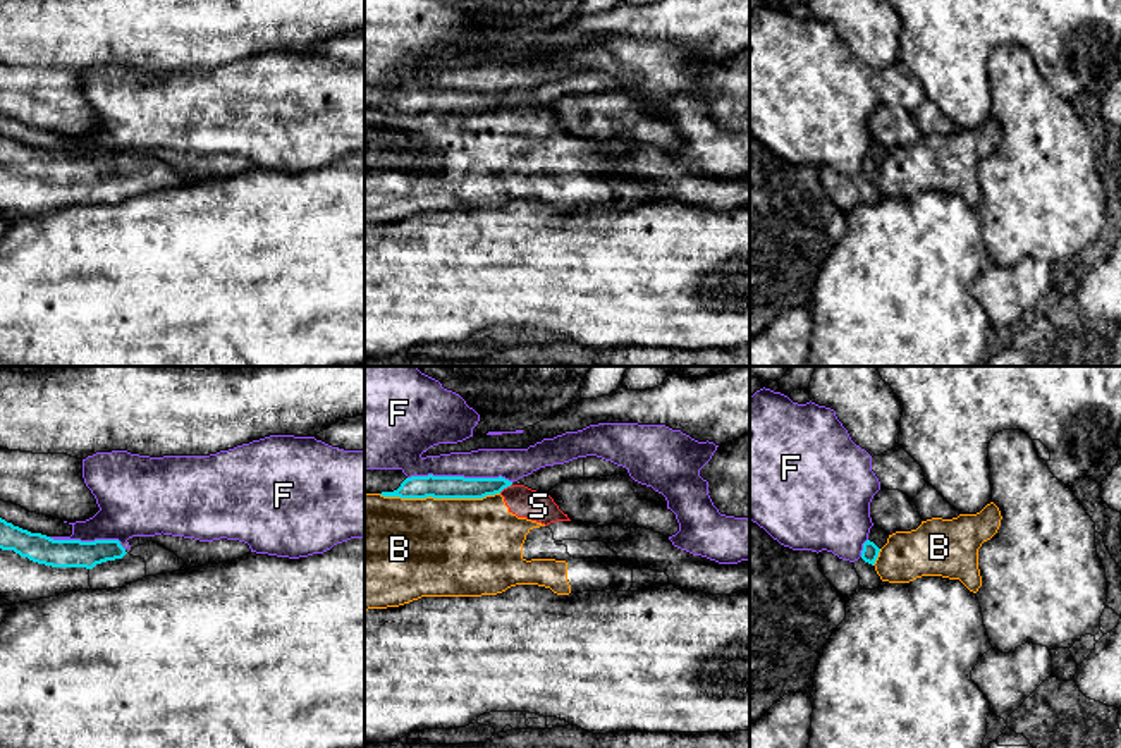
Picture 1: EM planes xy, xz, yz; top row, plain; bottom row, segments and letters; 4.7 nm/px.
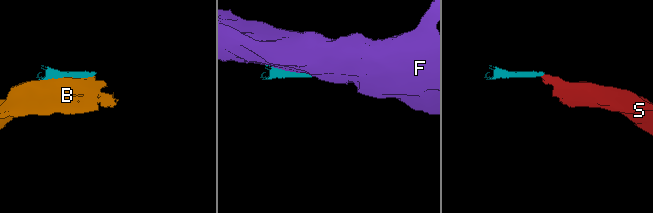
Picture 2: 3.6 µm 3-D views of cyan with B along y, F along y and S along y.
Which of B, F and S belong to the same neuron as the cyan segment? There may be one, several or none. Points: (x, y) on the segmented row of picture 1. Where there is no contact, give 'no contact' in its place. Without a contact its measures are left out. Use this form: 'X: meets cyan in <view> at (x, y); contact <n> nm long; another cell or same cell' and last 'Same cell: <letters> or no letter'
B: meets cyan in xz at (439, 497); contact 550 nm long; another cell
F: meets cyan in xz at (459, 477); contact 480 nm long; another cell
S: meets cyan in xz at (504, 487); contact 80 nm long; another cell
Same cell: no letter

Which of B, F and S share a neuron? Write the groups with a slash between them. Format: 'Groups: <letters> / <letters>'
Groups: B S / F

